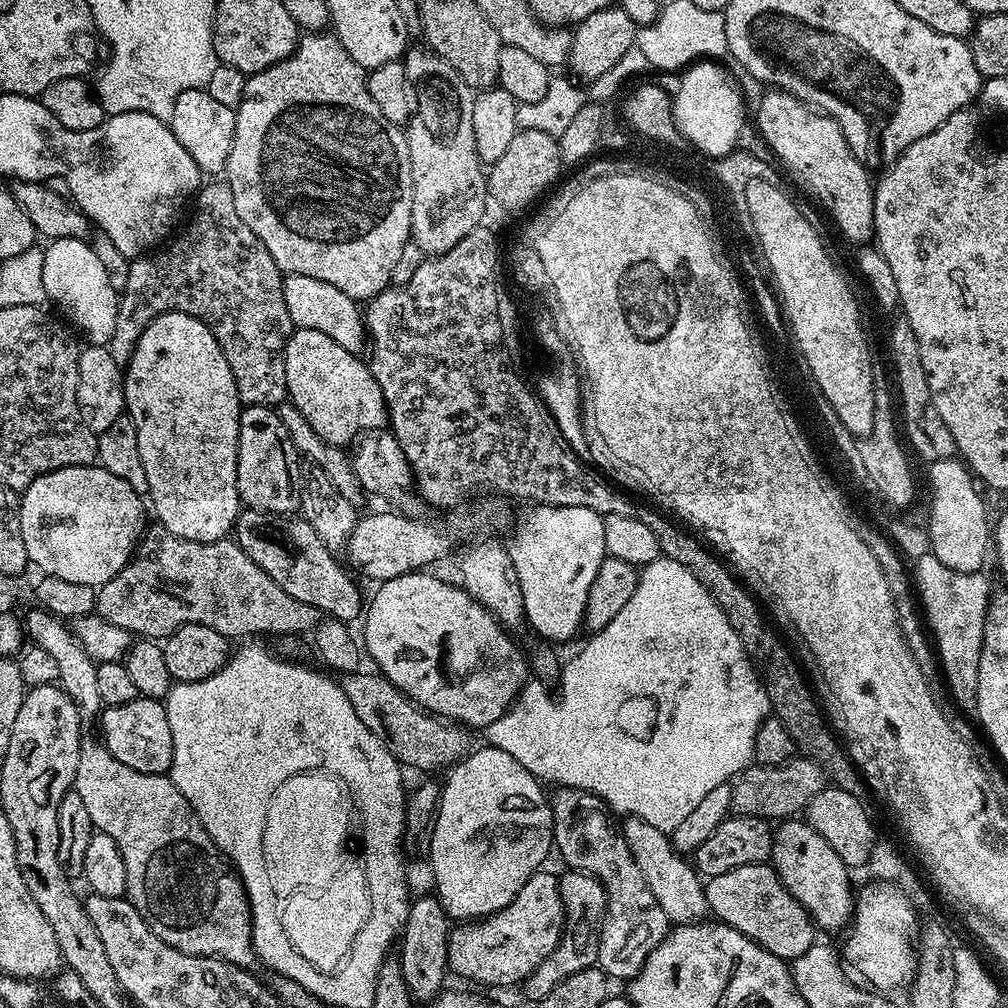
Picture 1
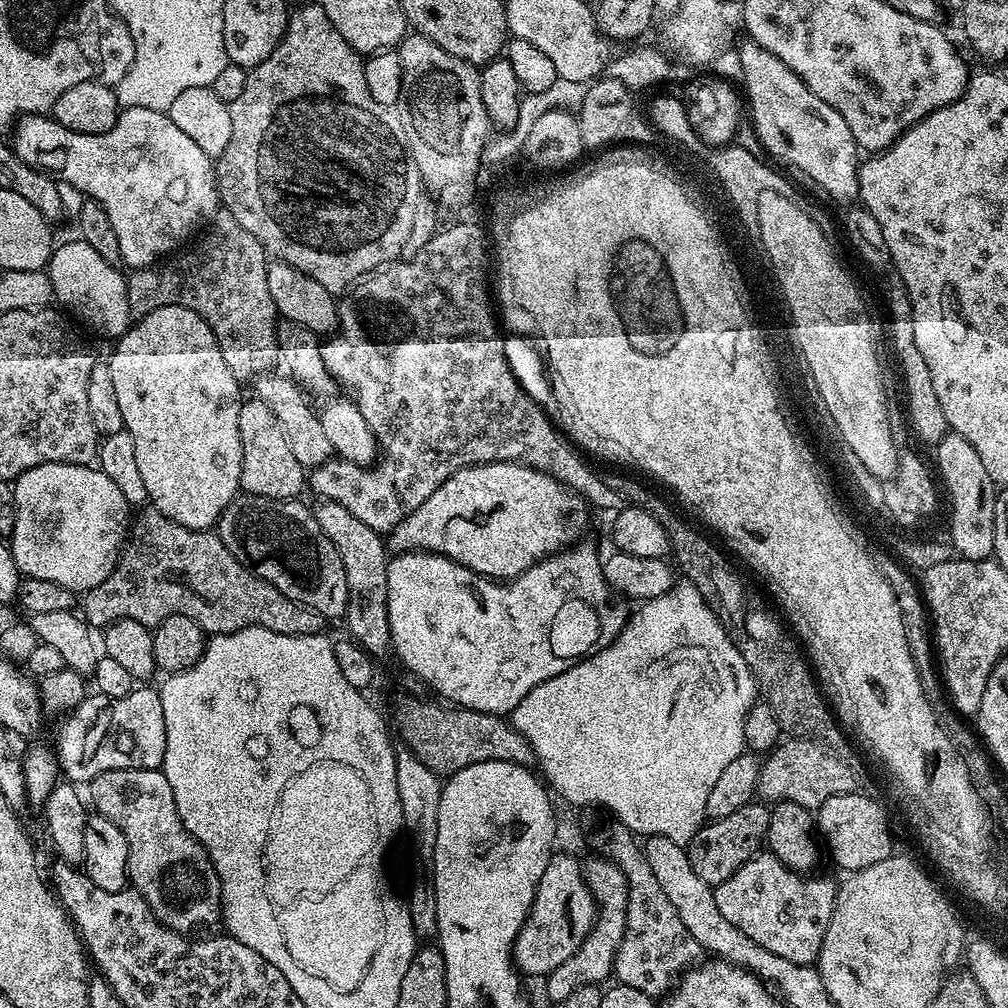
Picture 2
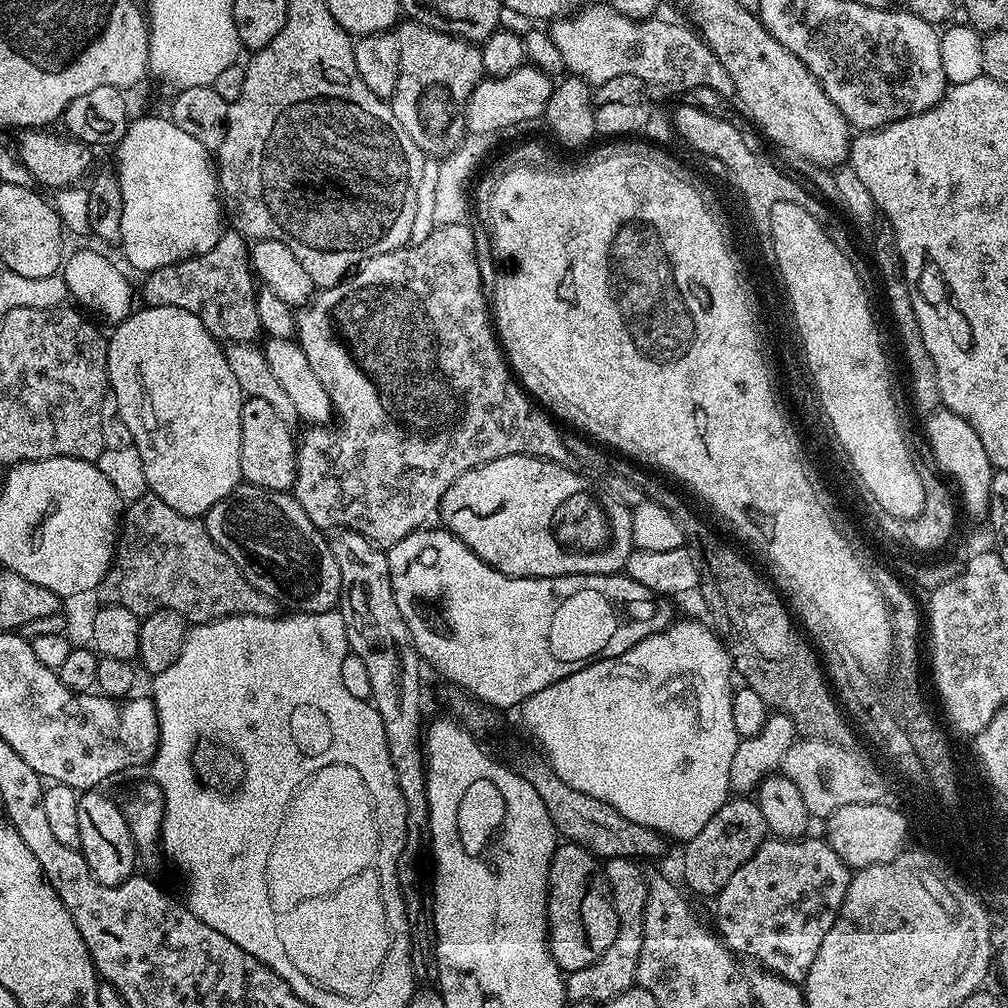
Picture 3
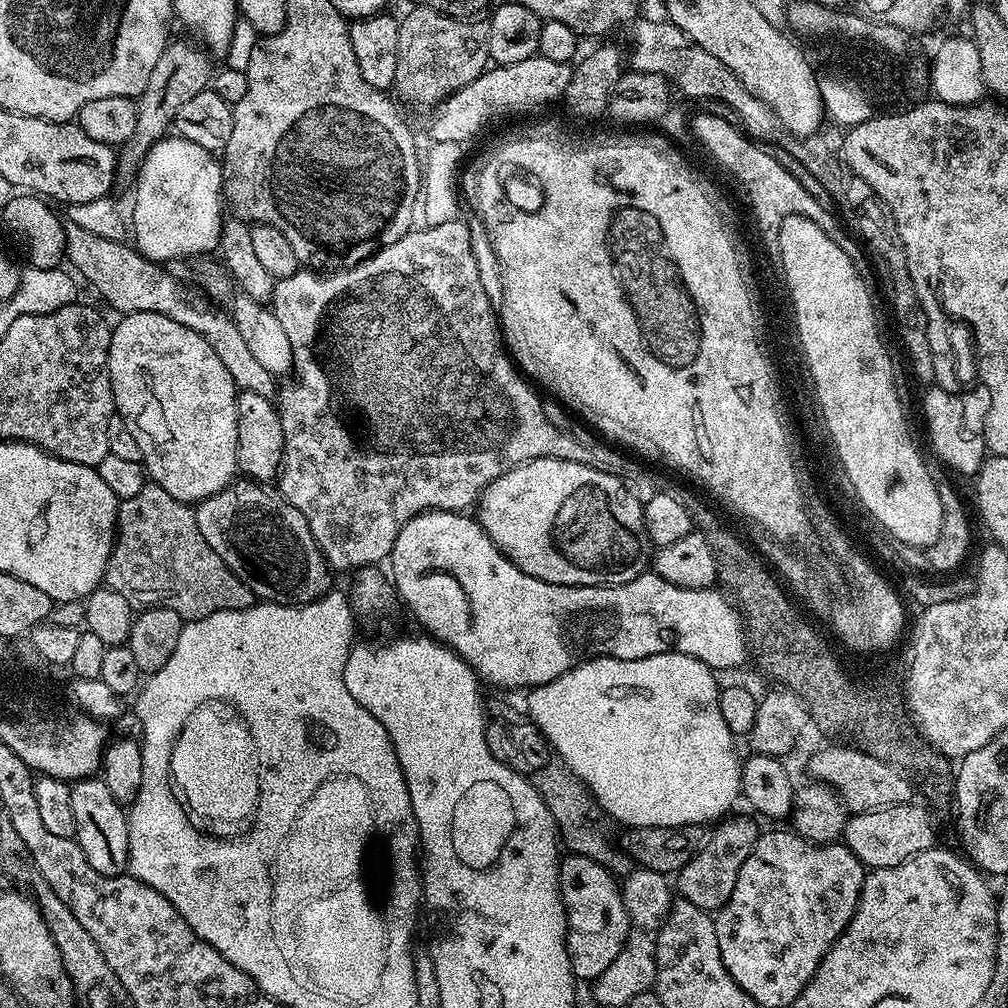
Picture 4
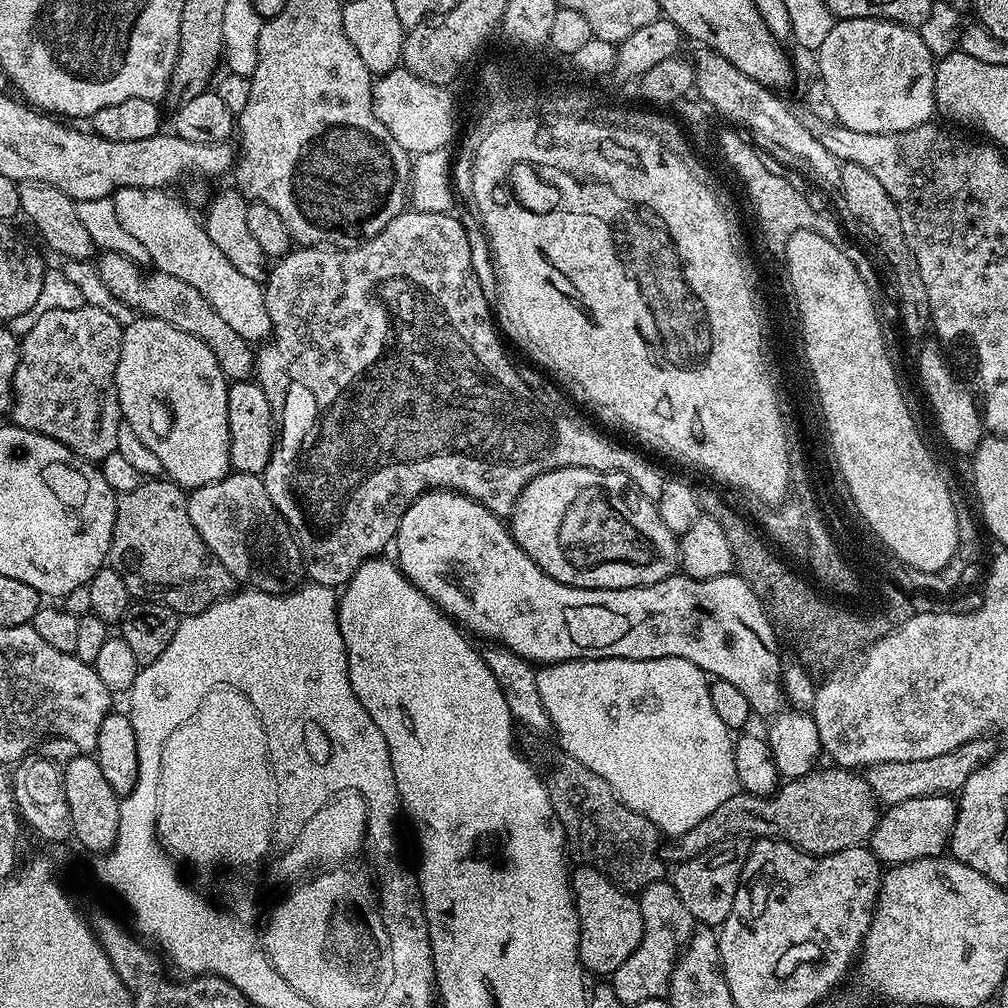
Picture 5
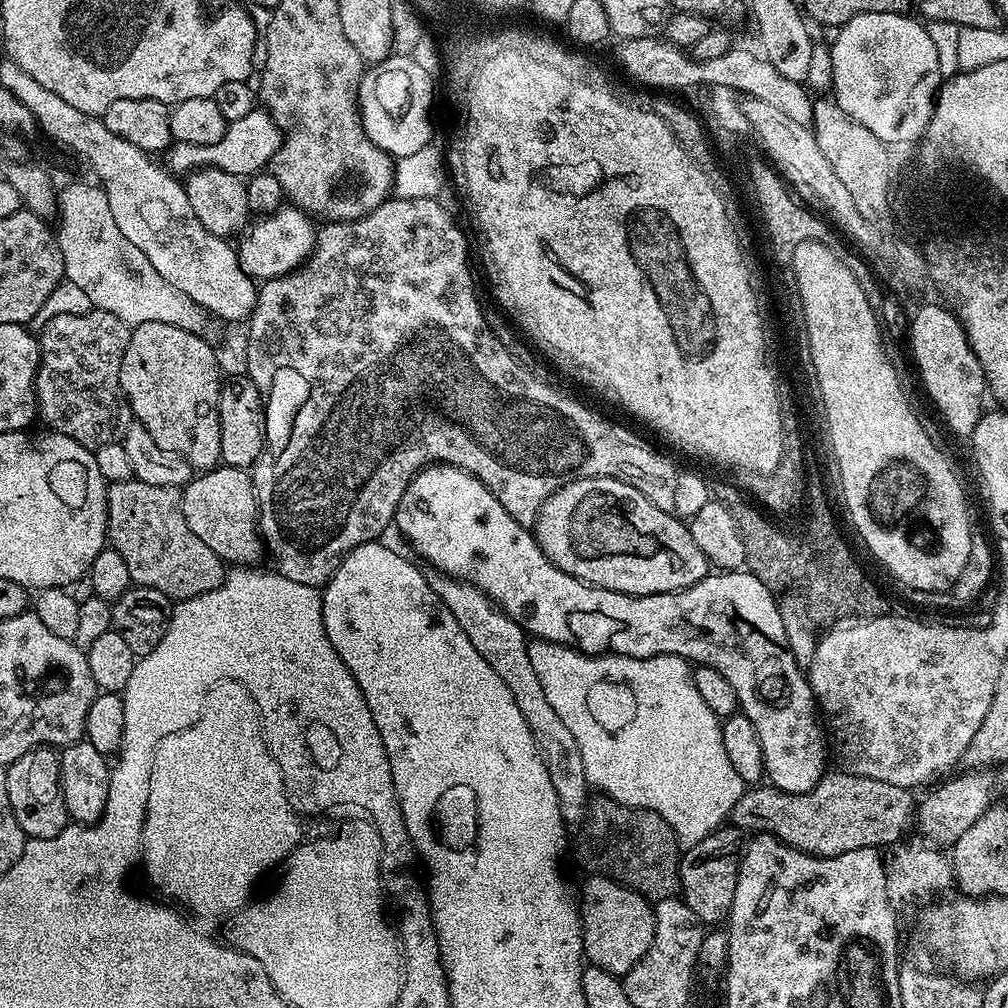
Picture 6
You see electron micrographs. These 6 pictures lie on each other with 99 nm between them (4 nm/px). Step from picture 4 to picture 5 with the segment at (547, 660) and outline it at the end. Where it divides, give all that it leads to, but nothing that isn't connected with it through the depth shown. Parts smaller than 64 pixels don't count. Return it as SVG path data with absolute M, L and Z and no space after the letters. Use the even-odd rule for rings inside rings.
M451 490L424 492L408 507L406 514L402 514L402 522L396 531L395 548L394 560L400 571L404 573L404 577L419 592L425 592L446 615L452 617L469 633L477 632L478 635L485 636L488 642L495 642L497 645L508 648L533 665L561 664L567 660L657 660L671 656L686 658L686 662L694 662L694 666L701 668L709 677L725 680L731 682L733 686L738 686L738 690L742 690L742 694L746 694L746 702L750 702L753 713L757 717L772 716L780 707L785 707L786 700L782 695L780 683L781 641L778 639L776 629L772 627L772 621L764 612L762 602L739 574L706 578L705 580L695 580L692 576L677 574L668 576L662 582L654 582L637 588L571 588L550 578L550 574L546 574L528 557L526 550L522 550L522 546L518 546L518 542L512 537L509 525L501 517L495 516L489 508L482 506L477 500L465 496L463 492Z

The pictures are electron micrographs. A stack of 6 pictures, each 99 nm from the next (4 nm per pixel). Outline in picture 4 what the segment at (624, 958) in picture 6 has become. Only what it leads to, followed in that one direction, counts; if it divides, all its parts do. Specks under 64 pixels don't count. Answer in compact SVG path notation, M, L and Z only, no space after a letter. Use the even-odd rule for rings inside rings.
M568 854L560 862L560 895L568 912L568 953L572 974L580 982L598 979L602 970L618 958L628 937L630 917L617 877L598 862Z

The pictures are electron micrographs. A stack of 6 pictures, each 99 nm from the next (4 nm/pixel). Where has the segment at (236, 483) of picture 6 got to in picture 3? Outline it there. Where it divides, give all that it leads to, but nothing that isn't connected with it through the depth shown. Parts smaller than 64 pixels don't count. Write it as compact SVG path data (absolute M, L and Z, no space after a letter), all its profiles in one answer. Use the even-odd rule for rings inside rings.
M247 482L241 483L226 498L222 498L222 502L218 502L209 511L207 516L203 517L204 528L210 534L210 538L214 538L216 545L228 555L234 562L234 566L238 566L238 570L242 570L242 574L250 582L250 586L254 586L258 590L262 590L262 594L266 594L271 600L276 601L277 605L286 607L288 610L298 612L331 612L339 605L340 591L342 590L342 574L338 570L338 562L332 553L332 546L329 537L325 535L321 529L314 526L314 522L310 522L310 518L306 514L306 510L302 510L302 506L296 501L295 495L288 492L268 492L264 488L259 488Z

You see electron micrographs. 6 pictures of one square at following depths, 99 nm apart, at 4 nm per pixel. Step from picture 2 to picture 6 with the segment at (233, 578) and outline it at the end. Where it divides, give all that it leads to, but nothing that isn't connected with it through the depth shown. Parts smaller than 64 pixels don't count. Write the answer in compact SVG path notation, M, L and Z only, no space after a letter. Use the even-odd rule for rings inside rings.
M138 479L123 480L107 485L108 489L108 535L107 543L118 554L122 554L126 562L126 570L130 570L133 585L162 590L173 602L198 598L198 594L210 594L210 590L221 588L226 575L225 561L221 560L194 530L186 523L186 514L182 514L180 505L180 488L170 486L150 486L150 482Z

